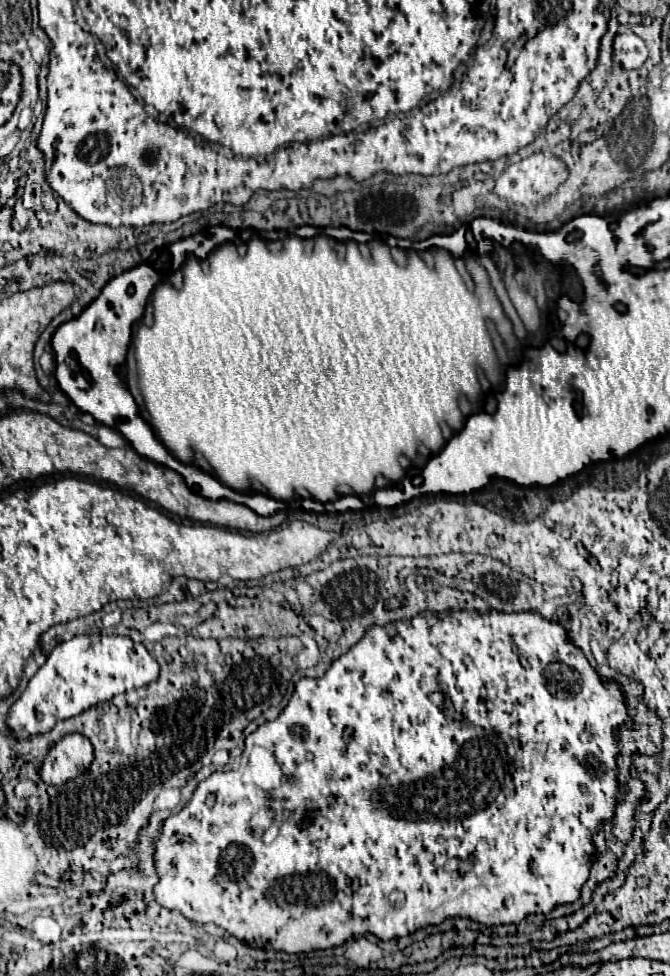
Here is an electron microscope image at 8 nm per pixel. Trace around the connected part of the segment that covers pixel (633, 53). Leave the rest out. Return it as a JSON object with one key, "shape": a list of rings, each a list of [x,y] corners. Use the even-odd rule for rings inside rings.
{"shape":[[[624,32],[614,38],[612,44],[614,58],[624,70],[634,70],[642,67],[648,58],[648,48],[642,38],[638,38],[634,32]]]}

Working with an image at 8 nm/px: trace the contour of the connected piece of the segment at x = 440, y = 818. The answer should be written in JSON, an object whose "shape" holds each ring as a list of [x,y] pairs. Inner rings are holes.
{"shape":[[[446,610],[442,614],[428,614],[428,612],[420,612],[410,620],[396,620],[390,622],[390,626],[370,626],[366,630],[366,634],[360,638],[358,644],[354,644],[344,656],[340,656],[338,660],[332,662],[332,666],[324,672],[324,676],[320,678],[302,678],[296,688],[294,694],[288,702],[288,706],[278,714],[276,720],[266,722],[262,726],[258,726],[258,730],[254,734],[250,734],[246,738],[246,748],[240,760],[240,768],[238,770],[230,770],[230,772],[216,772],[210,778],[202,780],[192,796],[192,800],[174,816],[164,820],[162,826],[162,834],[156,842],[156,870],[160,876],[160,882],[154,886],[154,896],[158,900],[158,904],[162,904],[168,910],[178,910],[180,914],[184,914],[188,920],[196,922],[196,924],[216,924],[220,928],[224,928],[228,934],[236,936],[240,942],[248,942],[248,946],[258,948],[258,944],[262,942],[262,946],[272,948],[272,950],[280,950],[286,954],[300,954],[300,952],[312,952],[312,950],[326,950],[326,948],[334,948],[334,946],[342,946],[350,936],[354,934],[374,934],[380,940],[392,940],[392,938],[402,938],[408,934],[414,934],[420,928],[426,926],[440,926],[444,920],[448,918],[466,918],[466,920],[474,920],[482,926],[500,926],[500,924],[520,924],[526,916],[530,914],[548,914],[552,912],[556,906],[560,904],[572,904],[580,898],[580,890],[586,884],[588,876],[590,876],[590,868],[594,866],[594,856],[598,854],[592,836],[602,830],[604,826],[608,826],[614,818],[616,806],[620,804],[620,794],[622,794],[622,784],[618,782],[618,762],[616,758],[620,756],[620,740],[616,736],[618,730],[626,728],[632,730],[634,720],[628,714],[626,708],[626,696],[620,688],[620,684],[616,680],[602,680],[598,676],[598,672],[590,666],[588,658],[584,656],[584,652],[570,642],[568,632],[564,626],[560,626],[558,622],[546,620],[542,618],[538,612],[528,610],[528,612],[498,612],[498,610],[490,610],[490,612],[476,612],[476,610]],[[254,746],[262,746],[268,748],[270,752],[274,752],[276,762],[280,764],[282,772],[286,776],[292,776],[294,782],[292,784],[282,784],[280,790],[274,792],[262,792],[252,784],[244,784],[244,770],[250,762],[250,752]],[[266,832],[276,832],[274,840],[266,838]]]}

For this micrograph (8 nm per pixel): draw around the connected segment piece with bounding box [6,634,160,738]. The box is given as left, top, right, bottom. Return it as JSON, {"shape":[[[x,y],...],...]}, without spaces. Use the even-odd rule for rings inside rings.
{"shape":[[[84,634],[84,636],[76,636],[68,642],[60,642],[48,656],[46,664],[34,674],[34,678],[28,682],[24,694],[18,698],[18,702],[10,708],[8,714],[8,726],[12,728],[14,736],[32,736],[32,734],[42,734],[48,732],[56,726],[56,722],[64,720],[64,718],[72,718],[82,714],[84,710],[112,700],[112,698],[120,698],[122,694],[128,693],[129,690],[140,688],[144,684],[156,682],[160,676],[160,666],[148,654],[148,650],[144,648],[144,644],[134,642],[132,638],[126,636],[100,636],[100,634]]]}

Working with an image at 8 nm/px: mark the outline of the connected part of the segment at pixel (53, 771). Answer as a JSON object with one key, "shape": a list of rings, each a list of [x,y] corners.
{"shape":[[[68,734],[54,744],[38,774],[44,784],[64,784],[86,770],[92,760],[92,744],[82,734]]]}

